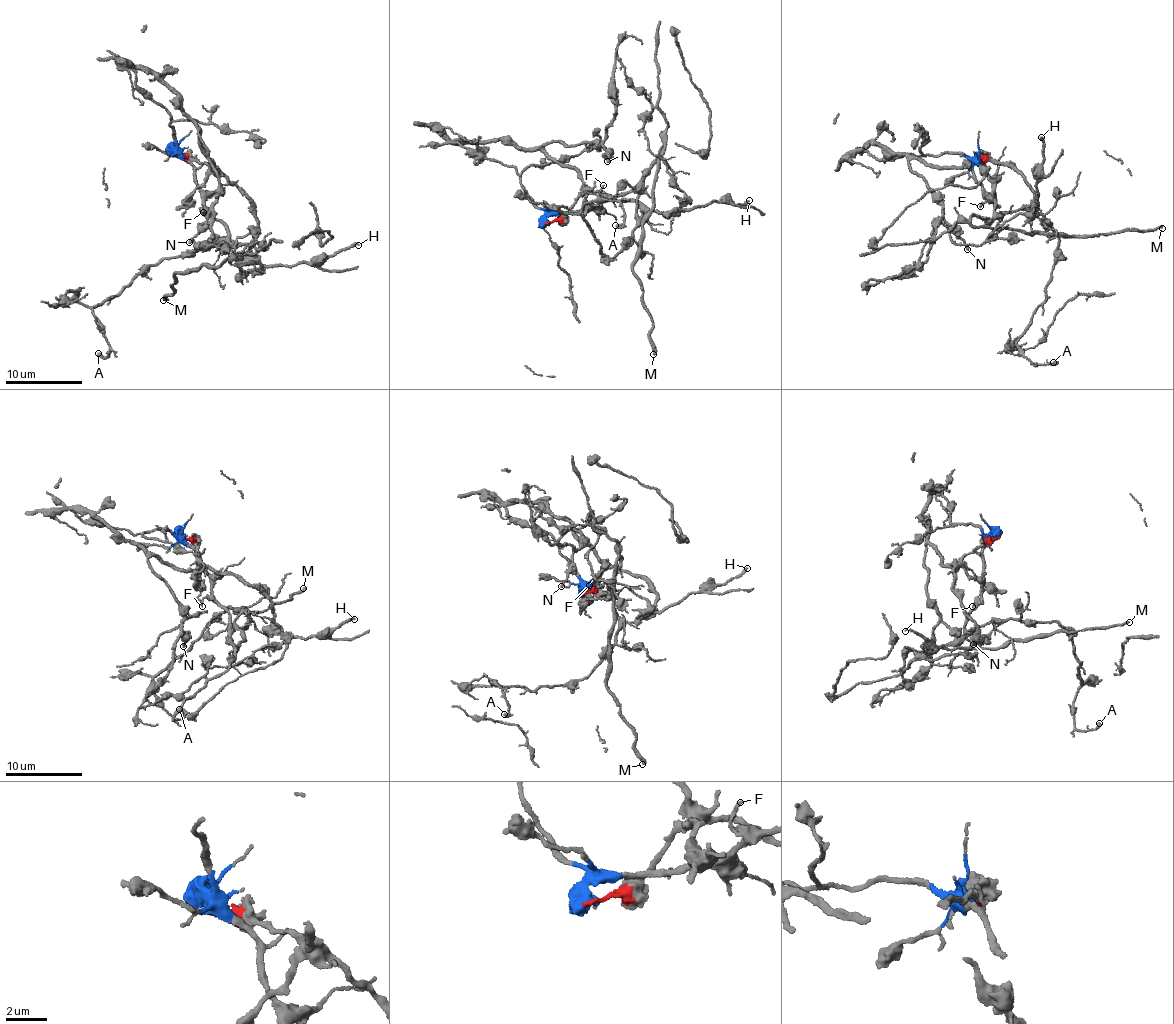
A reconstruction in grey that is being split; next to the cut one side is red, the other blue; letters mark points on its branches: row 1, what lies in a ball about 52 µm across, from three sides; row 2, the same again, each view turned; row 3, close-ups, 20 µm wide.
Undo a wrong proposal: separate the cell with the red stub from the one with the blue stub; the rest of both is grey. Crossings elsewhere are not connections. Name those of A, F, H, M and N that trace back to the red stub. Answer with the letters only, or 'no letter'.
H, N

